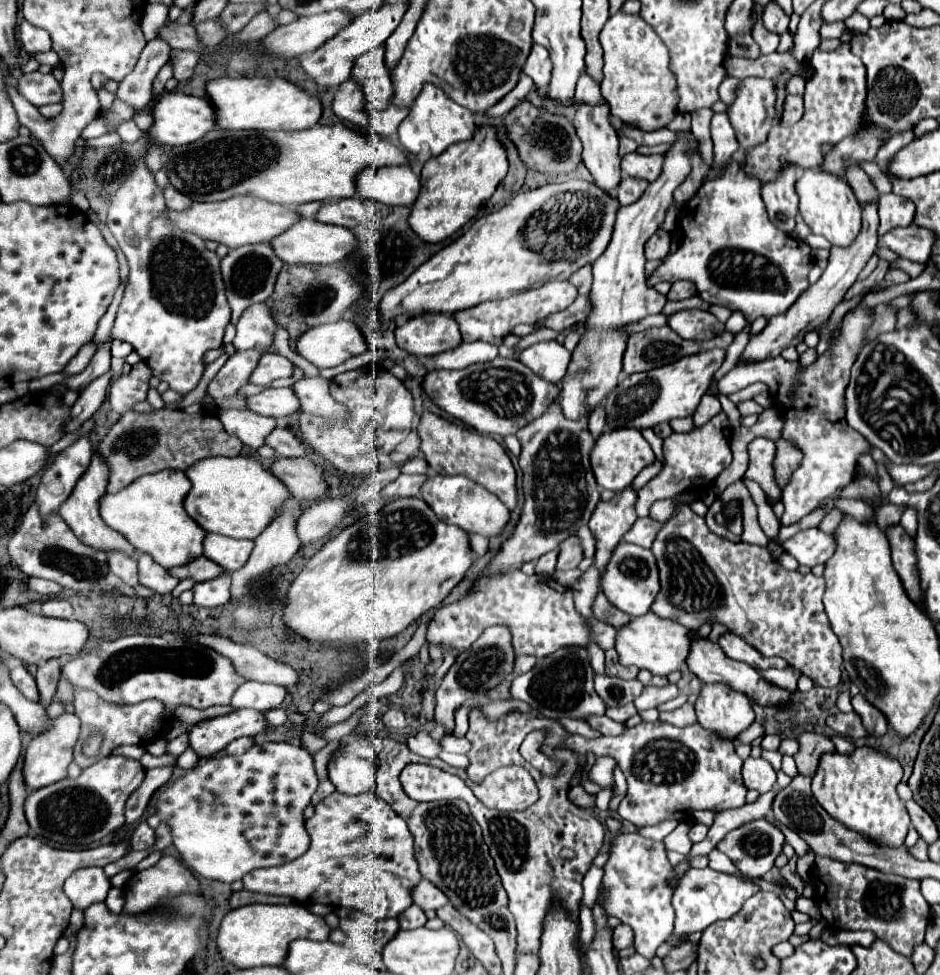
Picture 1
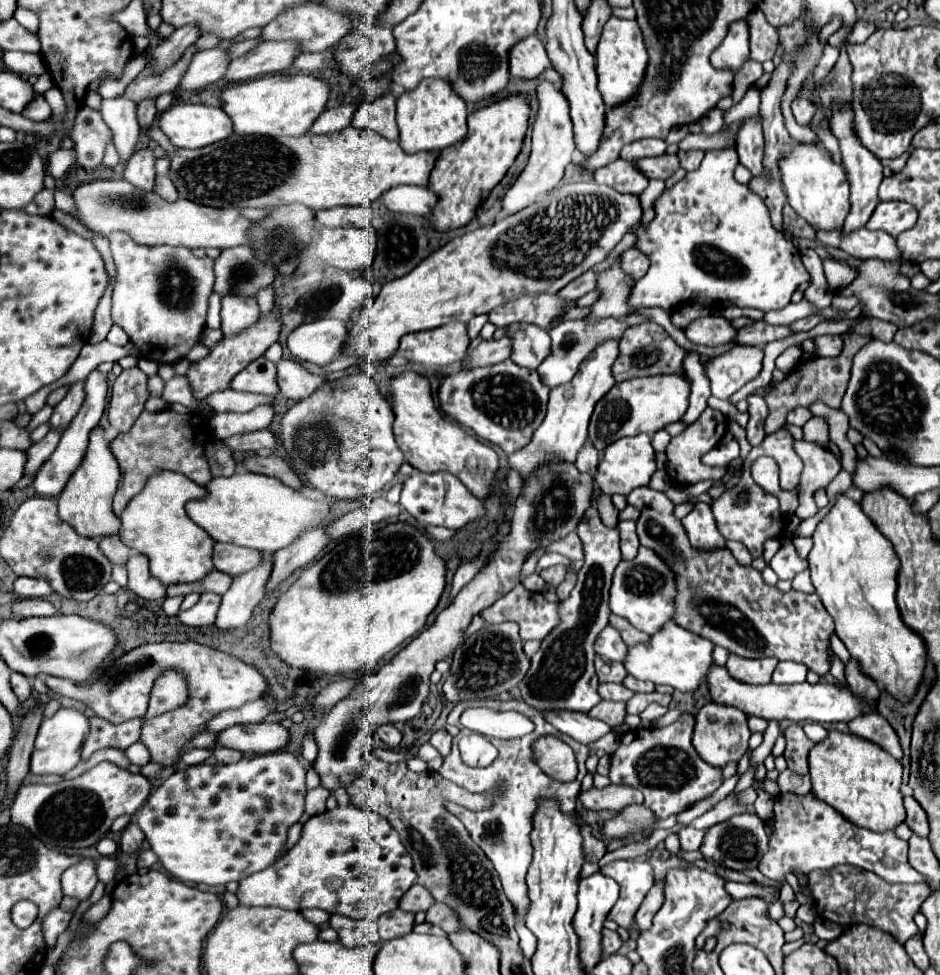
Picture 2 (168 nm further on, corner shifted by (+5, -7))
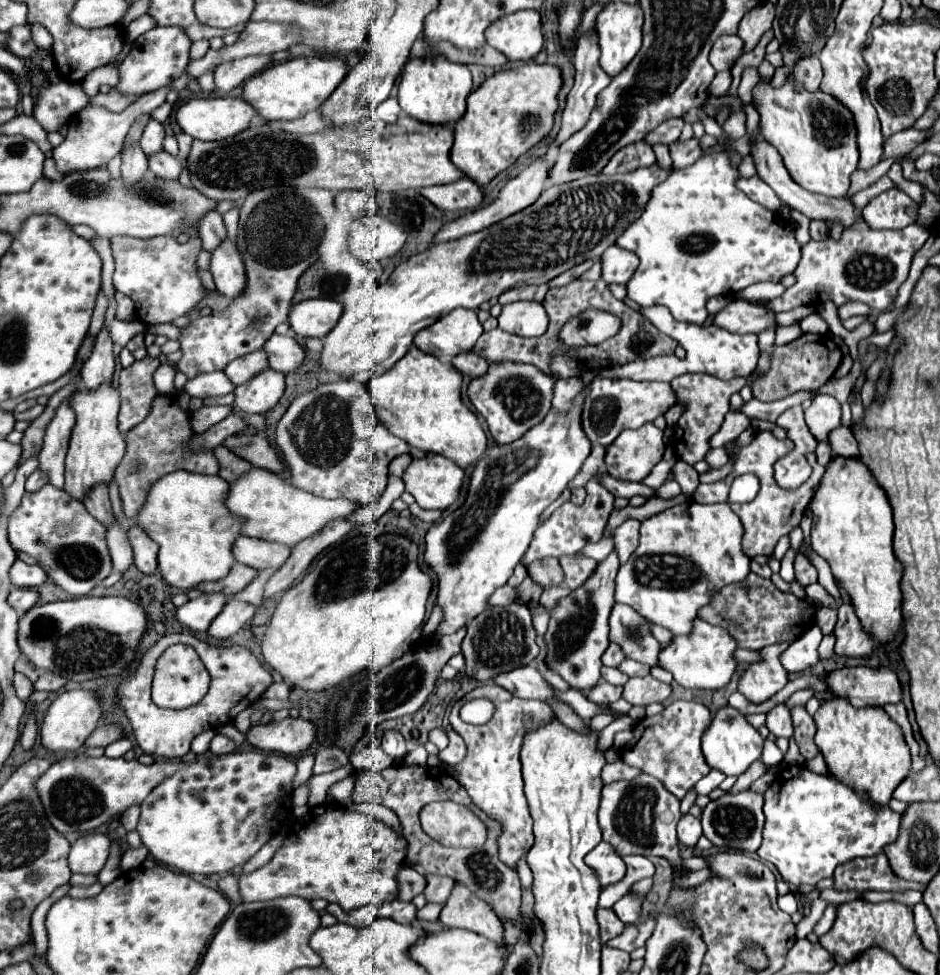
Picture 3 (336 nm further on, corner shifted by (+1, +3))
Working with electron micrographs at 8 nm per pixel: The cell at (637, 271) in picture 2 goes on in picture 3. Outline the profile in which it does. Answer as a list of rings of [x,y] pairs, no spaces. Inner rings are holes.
[[[618,245],[608,247],[602,255],[602,279],[606,283],[626,285],[636,269],[638,255],[634,255],[632,251],[622,251]]]

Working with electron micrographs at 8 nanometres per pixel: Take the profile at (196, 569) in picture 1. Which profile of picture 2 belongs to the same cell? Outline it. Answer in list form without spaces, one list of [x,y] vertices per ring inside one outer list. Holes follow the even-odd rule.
[[[212,571],[204,577],[204,581],[198,583],[182,583],[182,585],[170,585],[168,587],[168,597],[176,597],[176,595],[188,595],[188,593],[216,593],[216,595],[224,595],[228,591],[228,587],[232,585],[232,577],[220,571]]]

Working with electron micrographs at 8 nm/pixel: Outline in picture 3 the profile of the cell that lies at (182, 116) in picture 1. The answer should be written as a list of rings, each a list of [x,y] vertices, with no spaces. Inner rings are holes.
[[[194,97],[176,111],[176,121],[184,133],[200,141],[222,141],[244,131],[254,117],[254,109],[244,99],[232,97]]]

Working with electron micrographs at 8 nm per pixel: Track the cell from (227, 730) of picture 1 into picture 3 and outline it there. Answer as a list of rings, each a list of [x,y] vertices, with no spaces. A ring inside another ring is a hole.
[[[286,717],[268,725],[252,725],[246,741],[262,751],[278,751],[282,755],[304,753],[314,741],[316,729],[310,721],[300,717]]]

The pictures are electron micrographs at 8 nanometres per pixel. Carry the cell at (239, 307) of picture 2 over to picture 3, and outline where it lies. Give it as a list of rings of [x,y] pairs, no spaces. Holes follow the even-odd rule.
[[[226,239],[212,253],[212,277],[220,295],[236,299],[246,287],[246,267],[236,247]]]

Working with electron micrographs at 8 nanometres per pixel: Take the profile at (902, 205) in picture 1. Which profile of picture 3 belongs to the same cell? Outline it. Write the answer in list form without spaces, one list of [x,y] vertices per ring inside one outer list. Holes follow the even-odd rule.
[[[890,189],[874,197],[862,217],[872,229],[904,229],[918,217],[918,203],[900,189]]]

